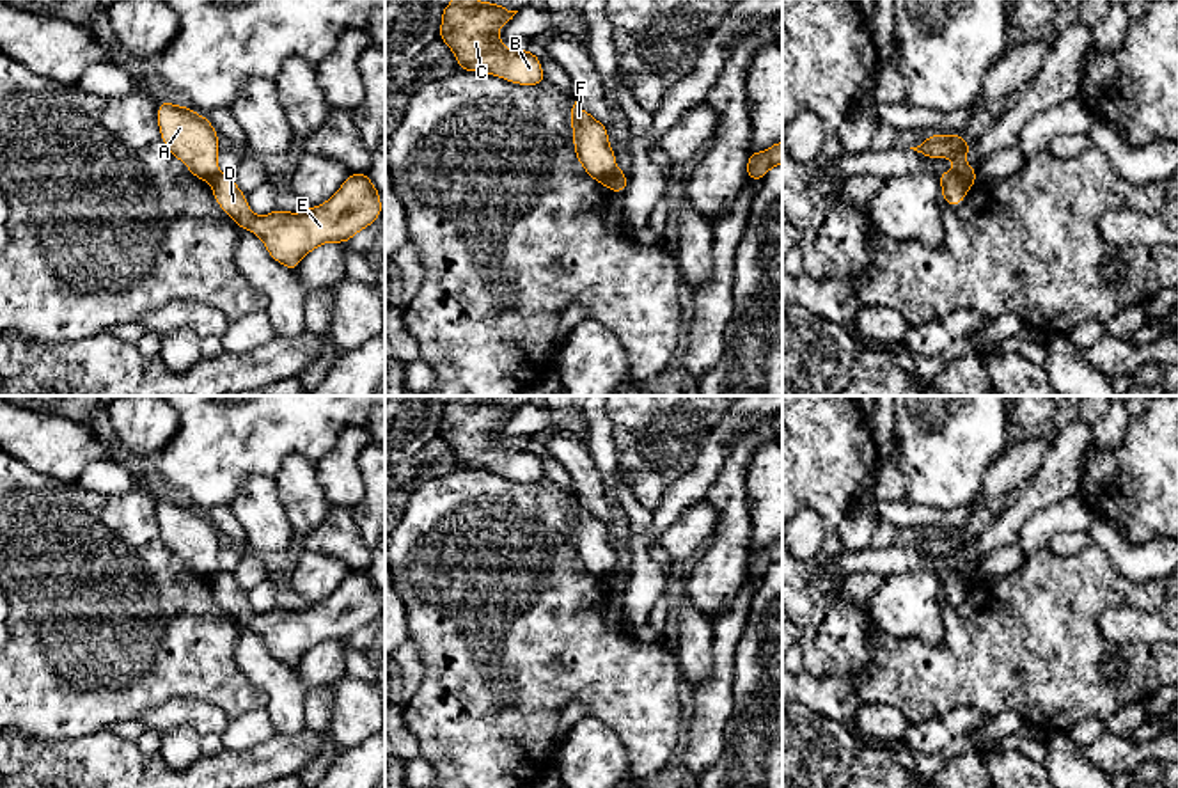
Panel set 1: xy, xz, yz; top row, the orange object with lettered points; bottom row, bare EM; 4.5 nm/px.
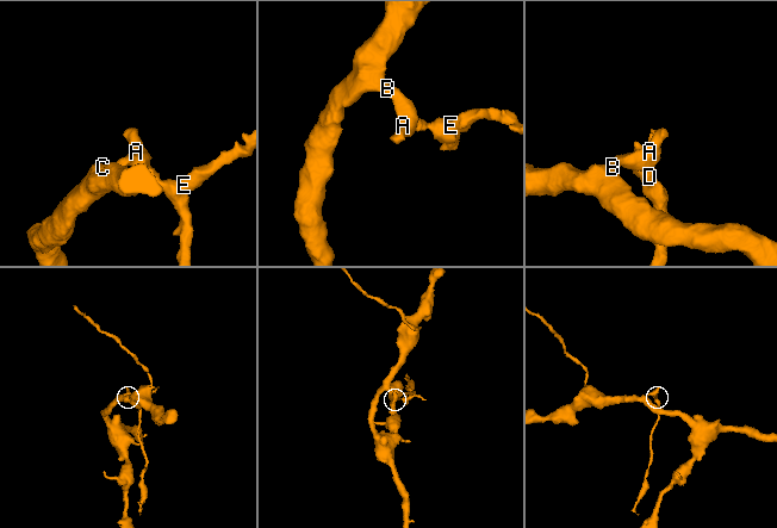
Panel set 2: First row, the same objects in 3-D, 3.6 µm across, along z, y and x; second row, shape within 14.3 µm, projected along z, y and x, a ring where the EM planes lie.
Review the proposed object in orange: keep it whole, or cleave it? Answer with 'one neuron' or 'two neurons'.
two neurons

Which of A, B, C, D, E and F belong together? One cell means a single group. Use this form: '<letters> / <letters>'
A B C F / D E

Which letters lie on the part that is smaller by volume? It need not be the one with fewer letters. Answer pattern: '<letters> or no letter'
D, E

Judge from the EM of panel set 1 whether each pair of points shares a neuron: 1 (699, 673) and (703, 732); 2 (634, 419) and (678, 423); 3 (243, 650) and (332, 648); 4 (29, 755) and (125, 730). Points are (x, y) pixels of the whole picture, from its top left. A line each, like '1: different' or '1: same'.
1: different
2: same
3: different
4: different

